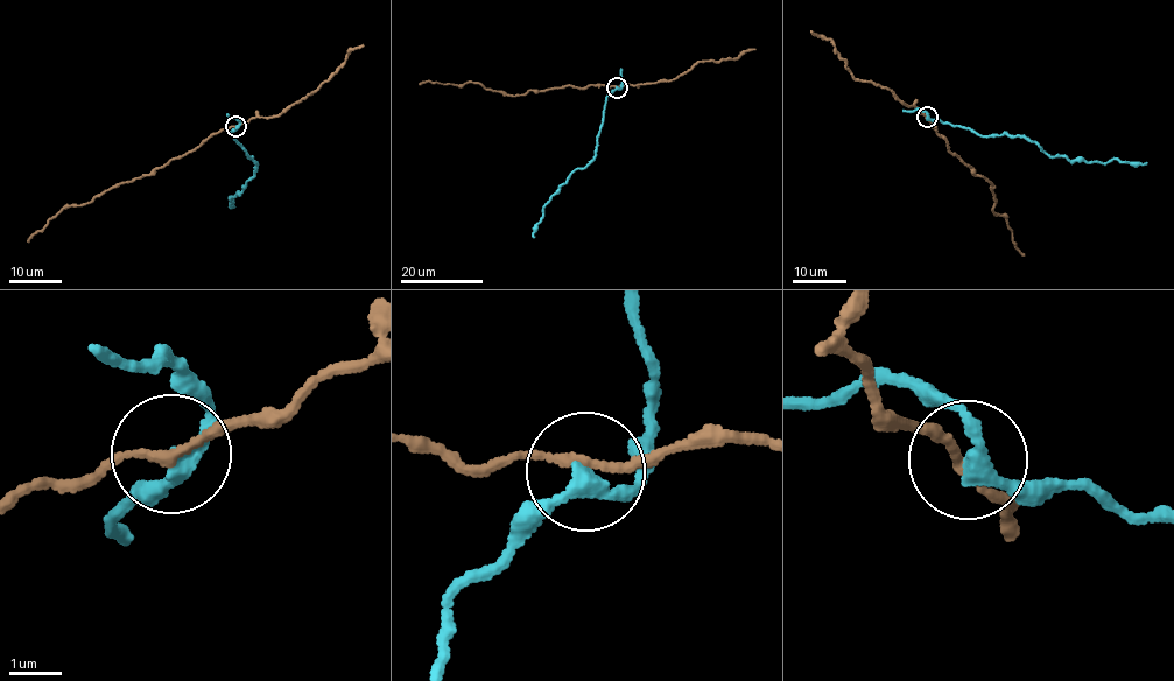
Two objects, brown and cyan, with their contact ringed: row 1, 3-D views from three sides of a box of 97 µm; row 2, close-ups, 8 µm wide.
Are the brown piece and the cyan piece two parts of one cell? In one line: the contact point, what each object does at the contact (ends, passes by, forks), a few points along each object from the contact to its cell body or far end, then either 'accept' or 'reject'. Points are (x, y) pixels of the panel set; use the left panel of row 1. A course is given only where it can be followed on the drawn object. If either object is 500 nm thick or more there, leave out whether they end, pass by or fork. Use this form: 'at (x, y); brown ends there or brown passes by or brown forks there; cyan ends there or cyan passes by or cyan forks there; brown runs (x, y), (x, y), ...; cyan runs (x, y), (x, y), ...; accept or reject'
at (236, 126); brown passes by; cyan passes by; brown runs (236, 126), (211, 133), (184, 154), (148, 175), (110, 188), (88, 204), (62, 209), (28, 241); cyan runs (236, 126), (231, 134), (247, 155), (258, 162), (240, 194), (230, 196), (231, 206), (234, 205); reject

